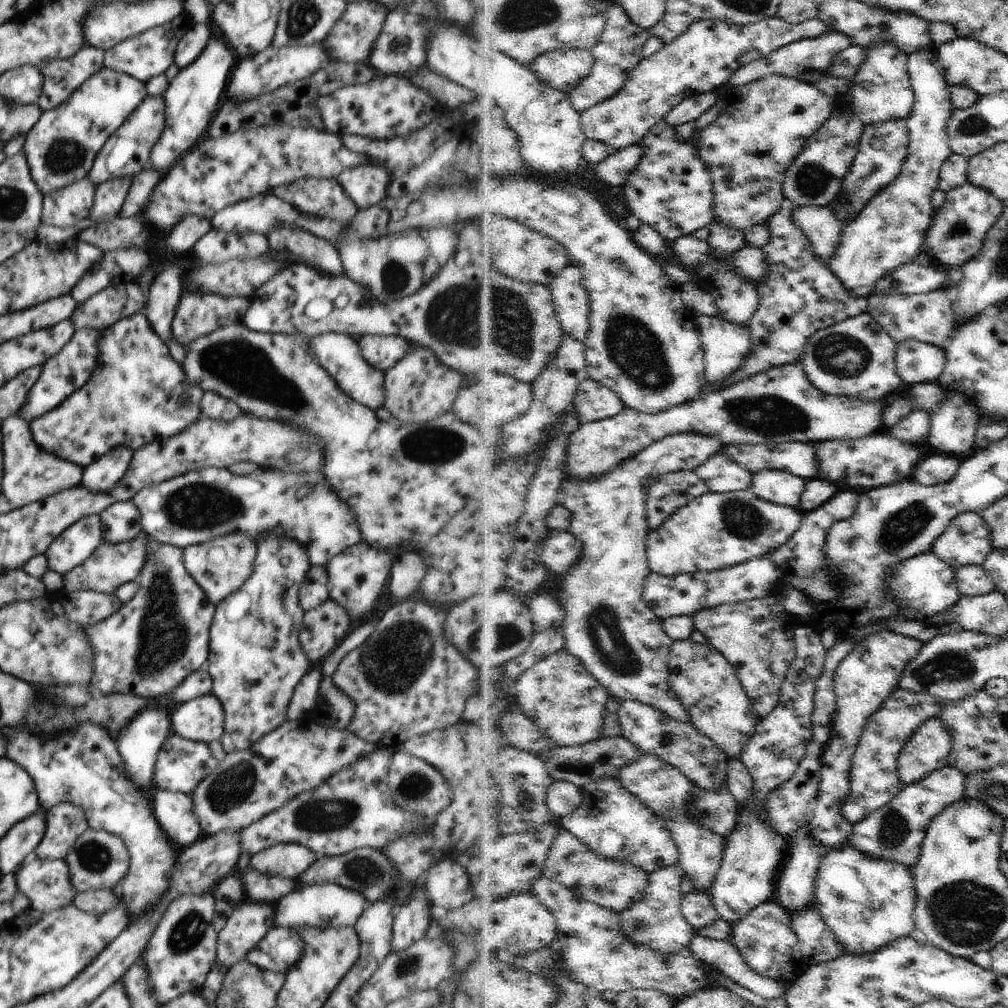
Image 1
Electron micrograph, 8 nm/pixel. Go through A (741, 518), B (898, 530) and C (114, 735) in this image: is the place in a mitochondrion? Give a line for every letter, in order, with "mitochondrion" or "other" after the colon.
A: mitochondrion
B: mitochondrion
C: other

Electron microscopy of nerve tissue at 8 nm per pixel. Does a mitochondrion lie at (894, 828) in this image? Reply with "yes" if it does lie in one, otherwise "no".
yes

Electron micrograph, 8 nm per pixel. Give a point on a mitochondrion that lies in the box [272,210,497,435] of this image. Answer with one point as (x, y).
(390, 287)

